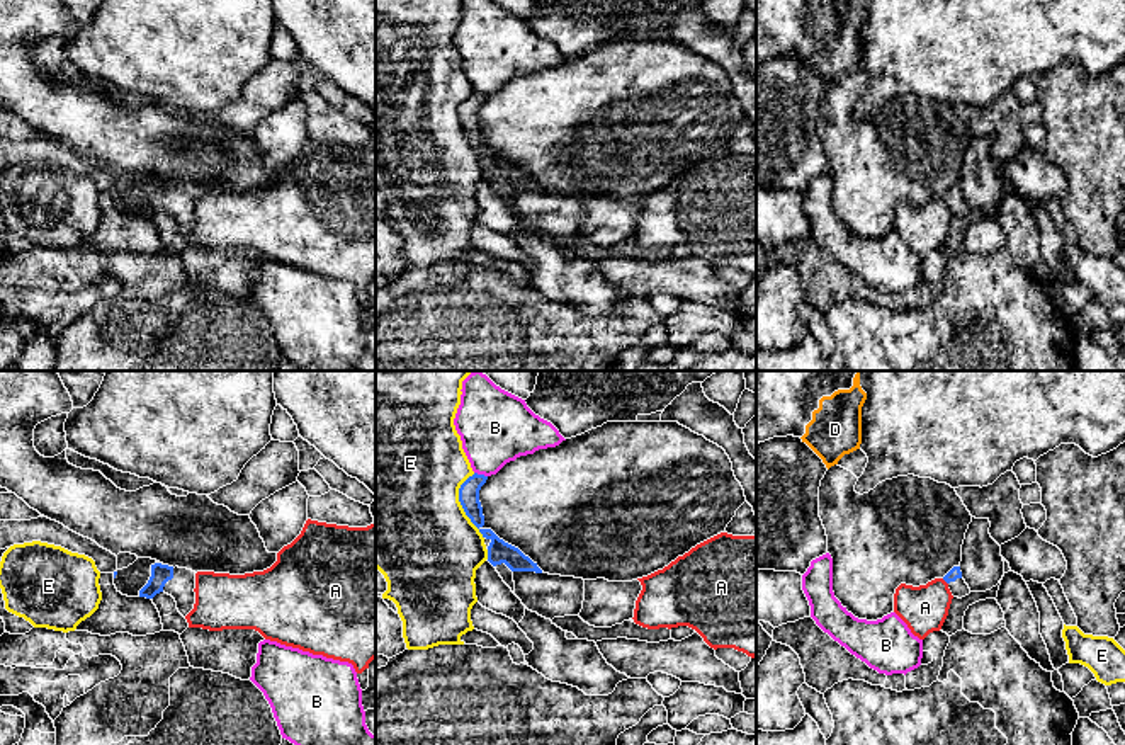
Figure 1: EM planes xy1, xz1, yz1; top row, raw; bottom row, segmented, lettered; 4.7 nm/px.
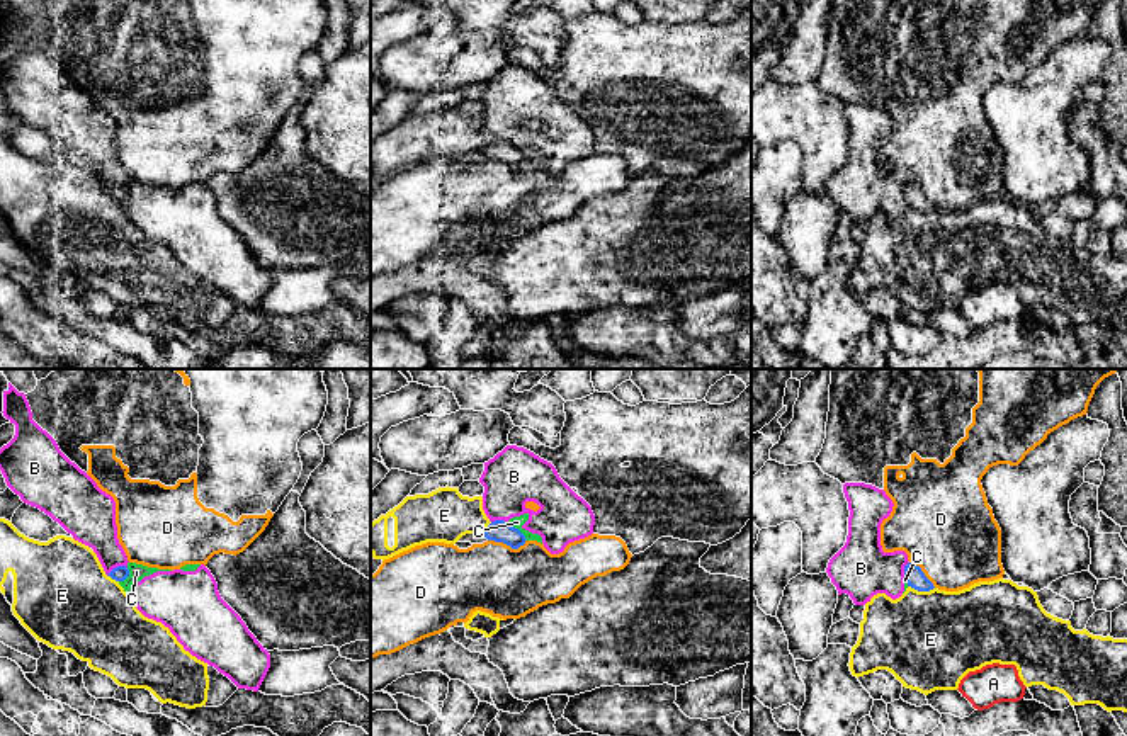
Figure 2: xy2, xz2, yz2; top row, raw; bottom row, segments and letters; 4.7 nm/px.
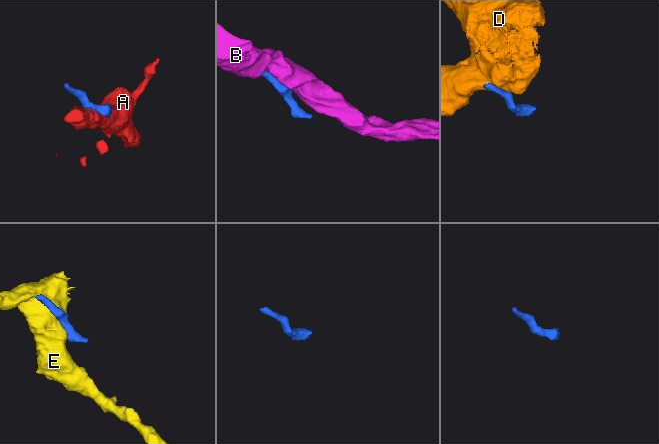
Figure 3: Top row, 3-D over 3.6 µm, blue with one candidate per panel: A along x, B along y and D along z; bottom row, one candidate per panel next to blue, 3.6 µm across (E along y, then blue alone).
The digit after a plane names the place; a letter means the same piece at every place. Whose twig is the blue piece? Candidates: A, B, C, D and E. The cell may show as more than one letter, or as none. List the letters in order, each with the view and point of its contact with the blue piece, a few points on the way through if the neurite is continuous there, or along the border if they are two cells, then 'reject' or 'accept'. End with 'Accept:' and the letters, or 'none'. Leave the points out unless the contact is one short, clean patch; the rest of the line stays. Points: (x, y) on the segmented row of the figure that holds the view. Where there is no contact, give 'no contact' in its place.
A: meets blue in yz1 at (945, 580); reject
B: meets blue in xy2 at (118, 566); reject
C: meets blue in xz2 at (517, 529); border along xz2 (507, 522), (527, 539); reject
D: meets blue in xz2 at (507, 544); reject
E: meets blue in xz1 at (461, 504); reject
Accept: none

